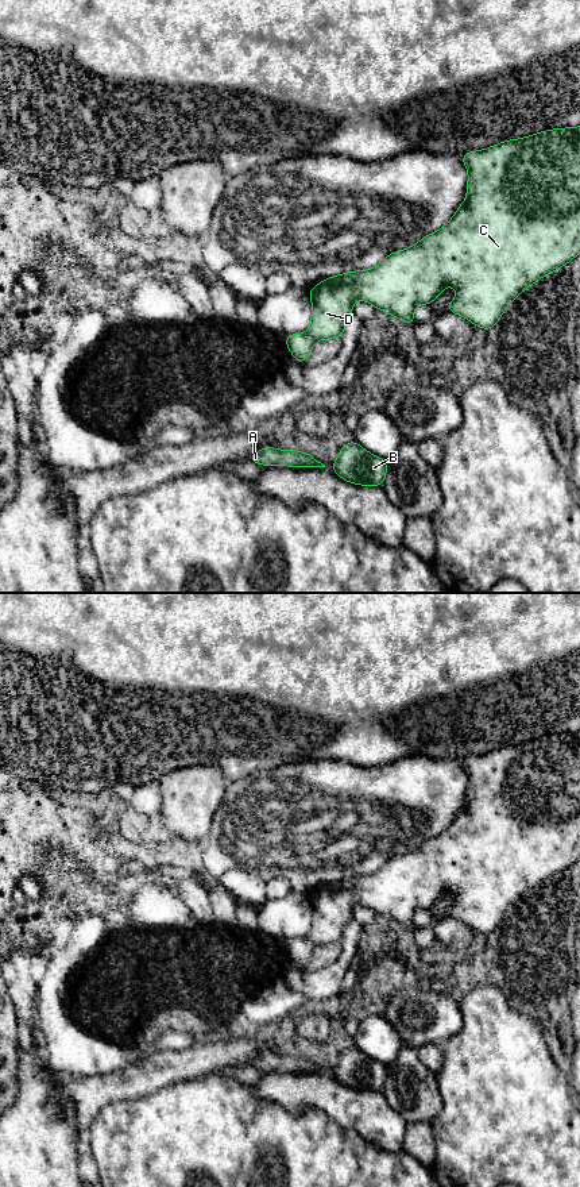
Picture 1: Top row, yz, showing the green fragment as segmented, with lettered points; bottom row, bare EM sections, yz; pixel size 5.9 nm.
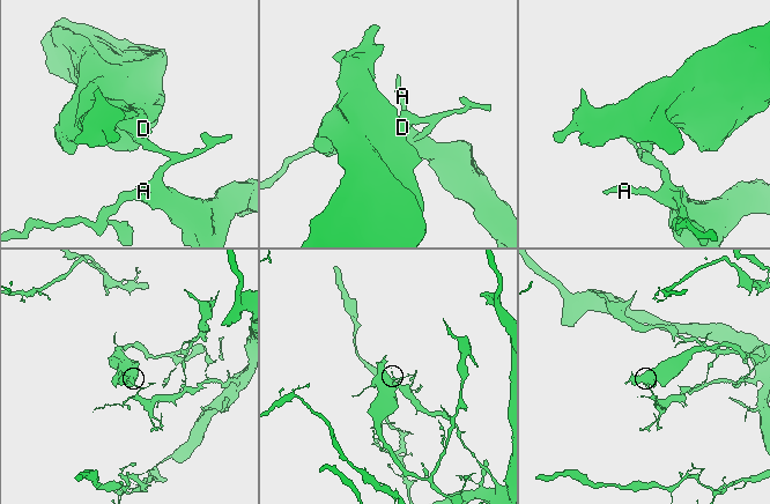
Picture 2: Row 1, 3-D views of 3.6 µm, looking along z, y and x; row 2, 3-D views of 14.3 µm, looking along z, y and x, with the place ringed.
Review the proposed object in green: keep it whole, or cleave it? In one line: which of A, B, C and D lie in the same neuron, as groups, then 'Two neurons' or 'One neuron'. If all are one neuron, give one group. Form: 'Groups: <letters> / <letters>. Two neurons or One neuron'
Groups: A B / C D. Two neurons

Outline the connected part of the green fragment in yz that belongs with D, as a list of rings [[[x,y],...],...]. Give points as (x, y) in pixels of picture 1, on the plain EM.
[[[580,731],[504,745],[488,754],[467,756],[461,764],[468,775],[467,803],[442,833],[425,840],[411,852],[390,858],[374,874],[333,880],[309,894],[312,925],[306,939],[314,948],[344,941],[345,925],[353,920],[355,905],[367,906],[406,929],[415,929],[415,910],[430,910],[448,890],[457,894],[448,917],[490,936],[519,898],[580,859]]]

